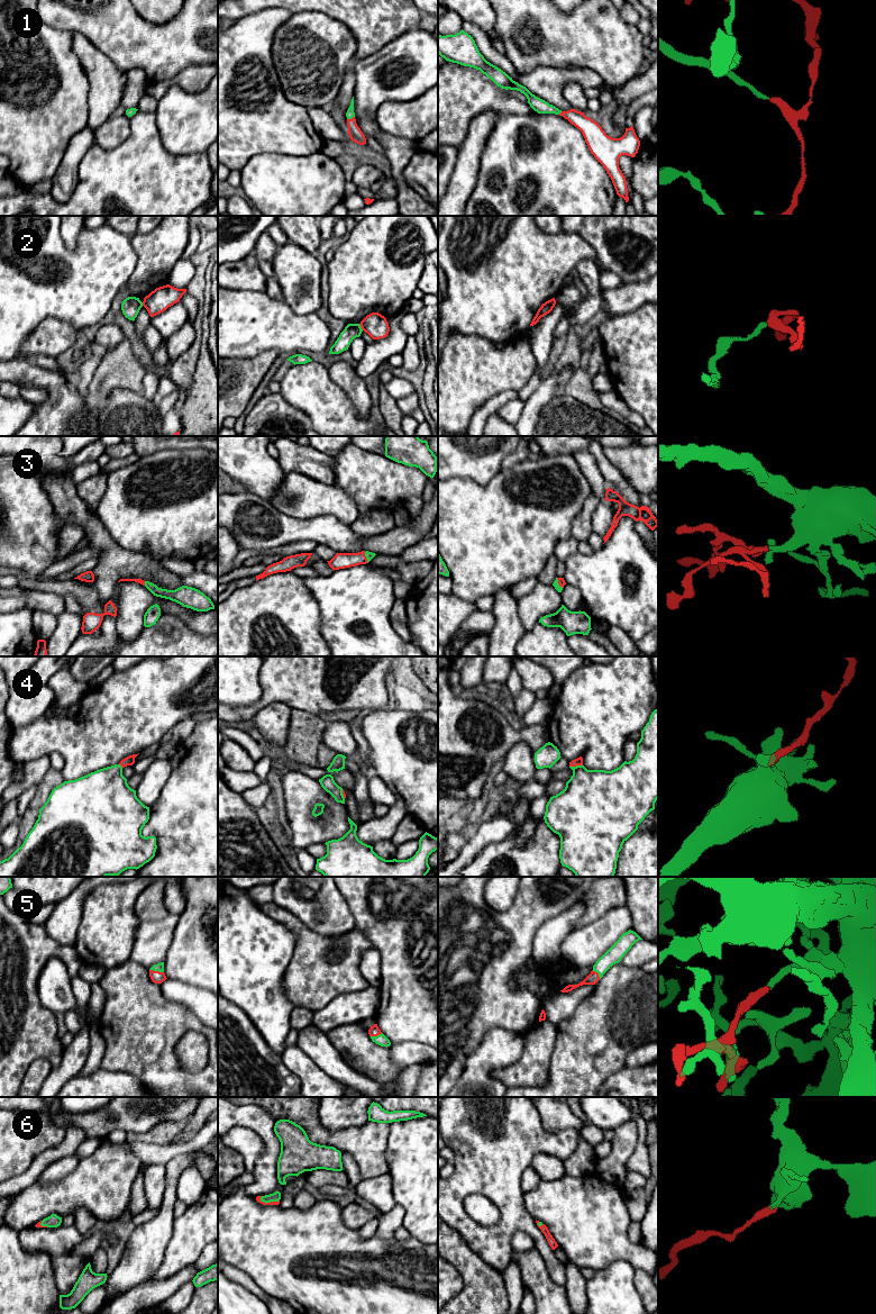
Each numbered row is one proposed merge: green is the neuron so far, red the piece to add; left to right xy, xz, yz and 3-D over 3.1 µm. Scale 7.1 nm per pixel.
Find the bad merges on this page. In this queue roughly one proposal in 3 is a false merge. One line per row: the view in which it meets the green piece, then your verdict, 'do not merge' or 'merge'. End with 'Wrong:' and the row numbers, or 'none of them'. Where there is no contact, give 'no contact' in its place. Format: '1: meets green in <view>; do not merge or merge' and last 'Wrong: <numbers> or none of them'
1: meets green in xz; merge
2: meets green in xz; do not merge
3: meets green in xy; merge
4: meets green in yz; merge
5: meets green in xy; merge
6: meets green in xz; merge
Wrong: 2

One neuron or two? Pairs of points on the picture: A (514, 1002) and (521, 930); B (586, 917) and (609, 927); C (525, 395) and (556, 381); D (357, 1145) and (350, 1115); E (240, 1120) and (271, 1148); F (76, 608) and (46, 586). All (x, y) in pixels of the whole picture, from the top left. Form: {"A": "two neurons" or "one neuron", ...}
{"A": "one neuron", "B": "two neurons", "C": "two neurons", "D": "two neurons", "E": "one neuron", "F": "two neurons"}

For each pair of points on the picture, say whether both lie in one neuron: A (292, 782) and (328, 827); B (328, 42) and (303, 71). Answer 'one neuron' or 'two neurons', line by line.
A: one neuron
B: one neuron

